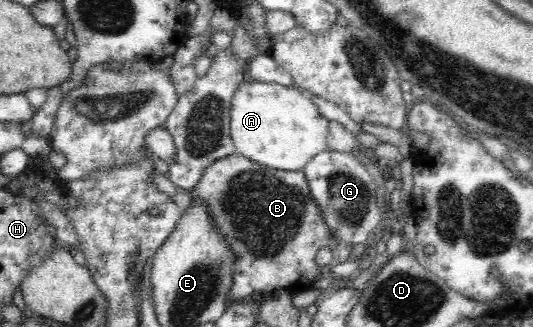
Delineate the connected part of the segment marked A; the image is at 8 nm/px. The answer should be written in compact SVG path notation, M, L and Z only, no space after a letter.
M251 80L236 91L230 102L230 135L241 156L279 170L298 171L311 157L327 148L328 119L298 87Z

